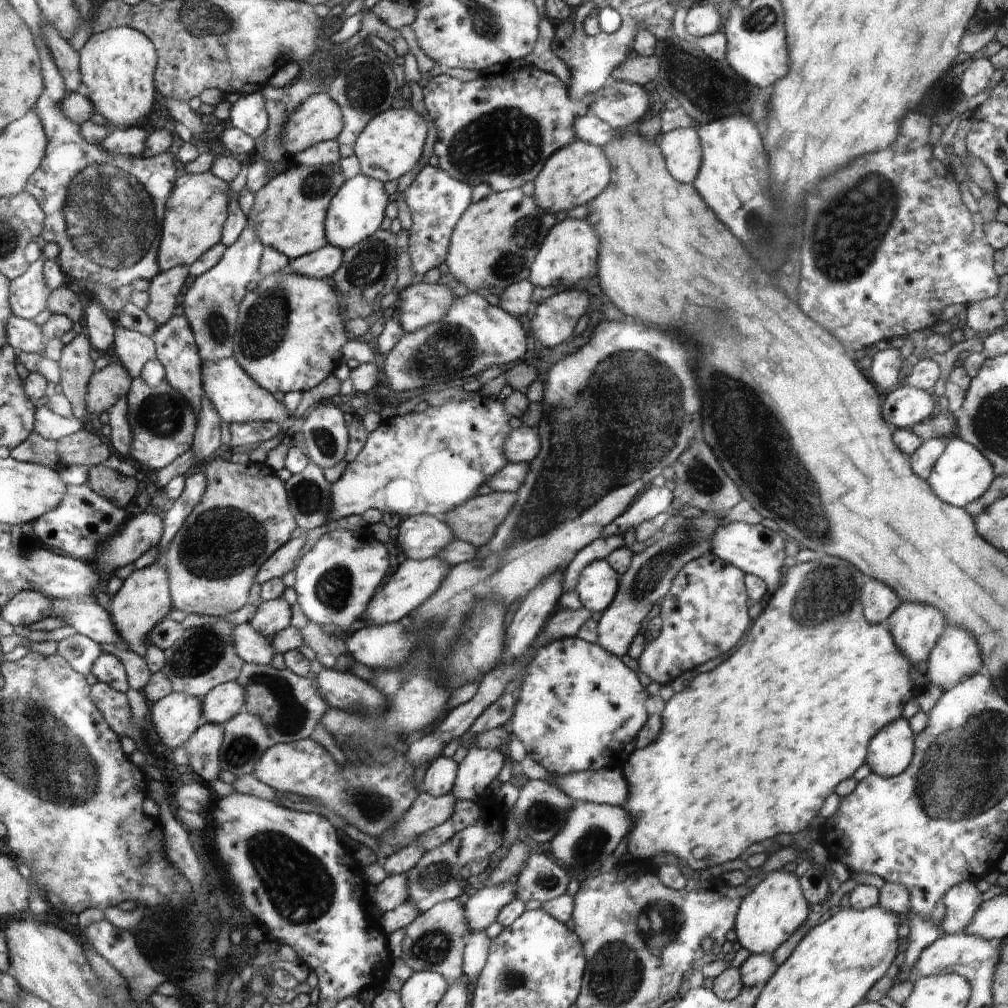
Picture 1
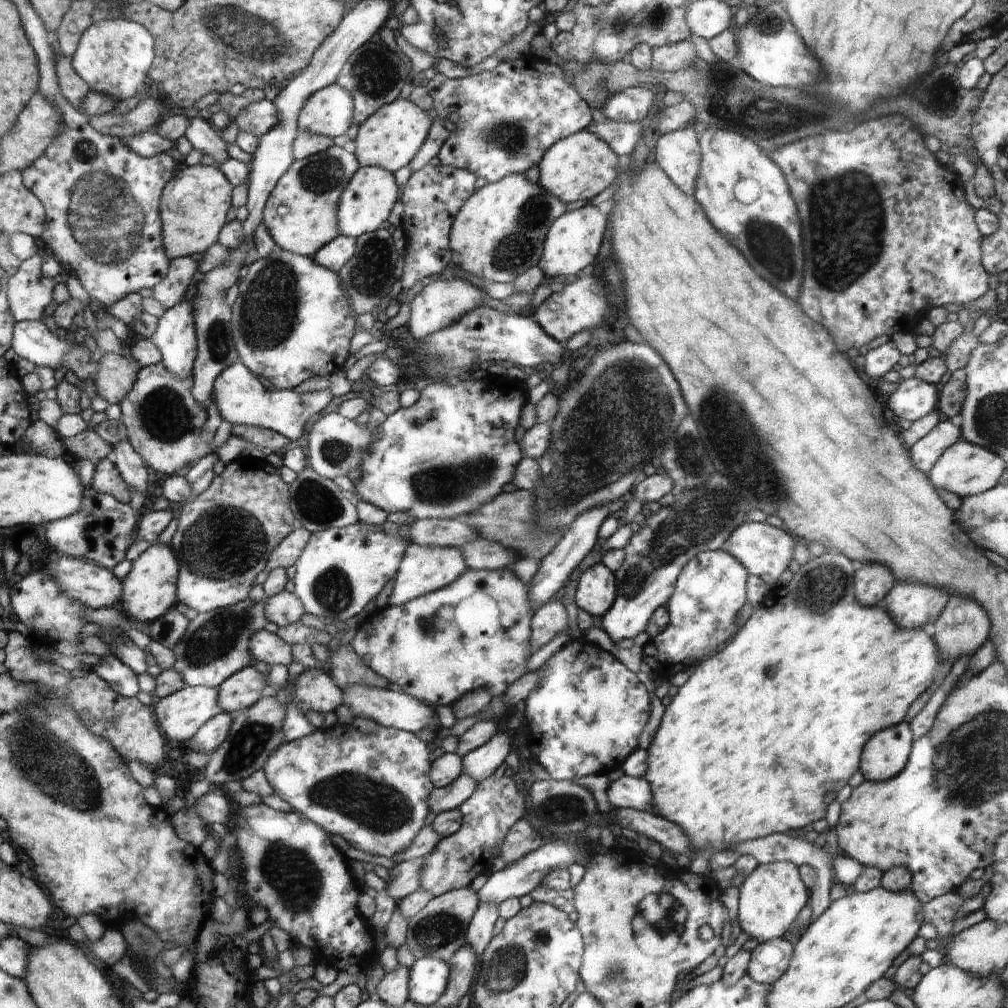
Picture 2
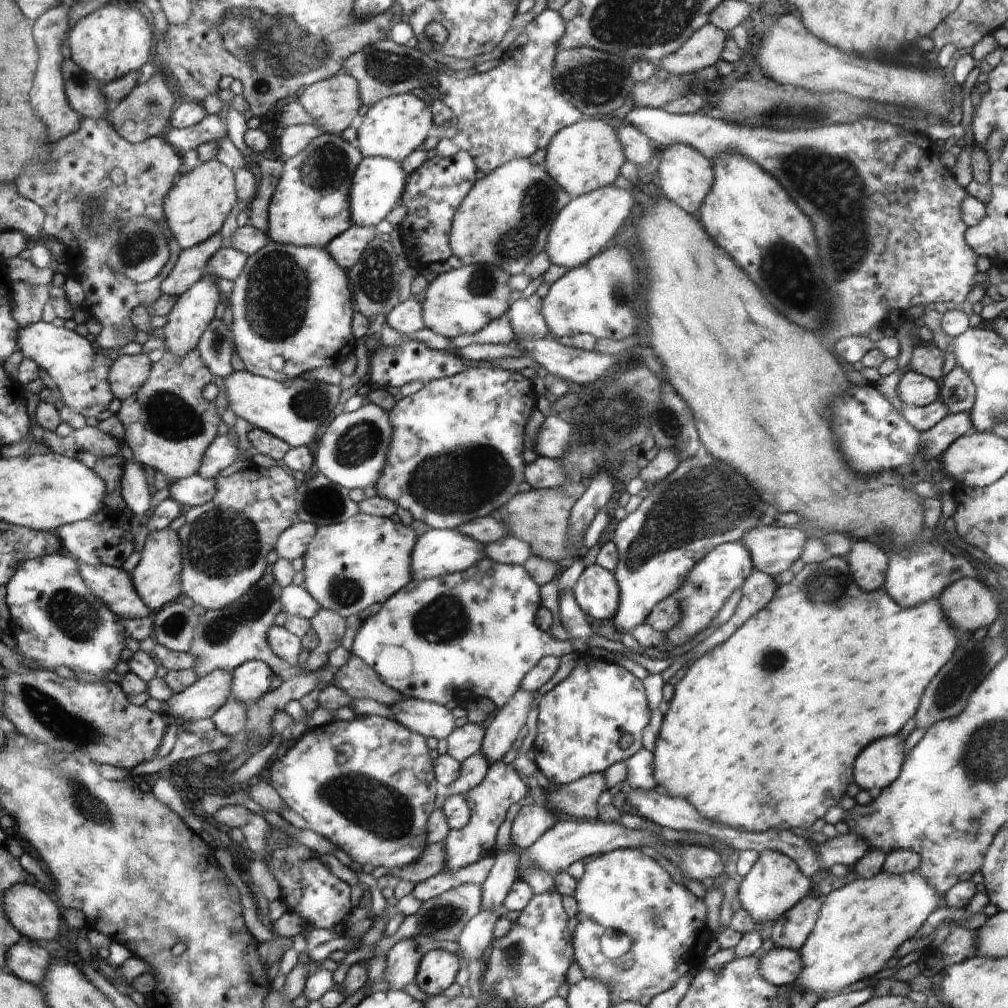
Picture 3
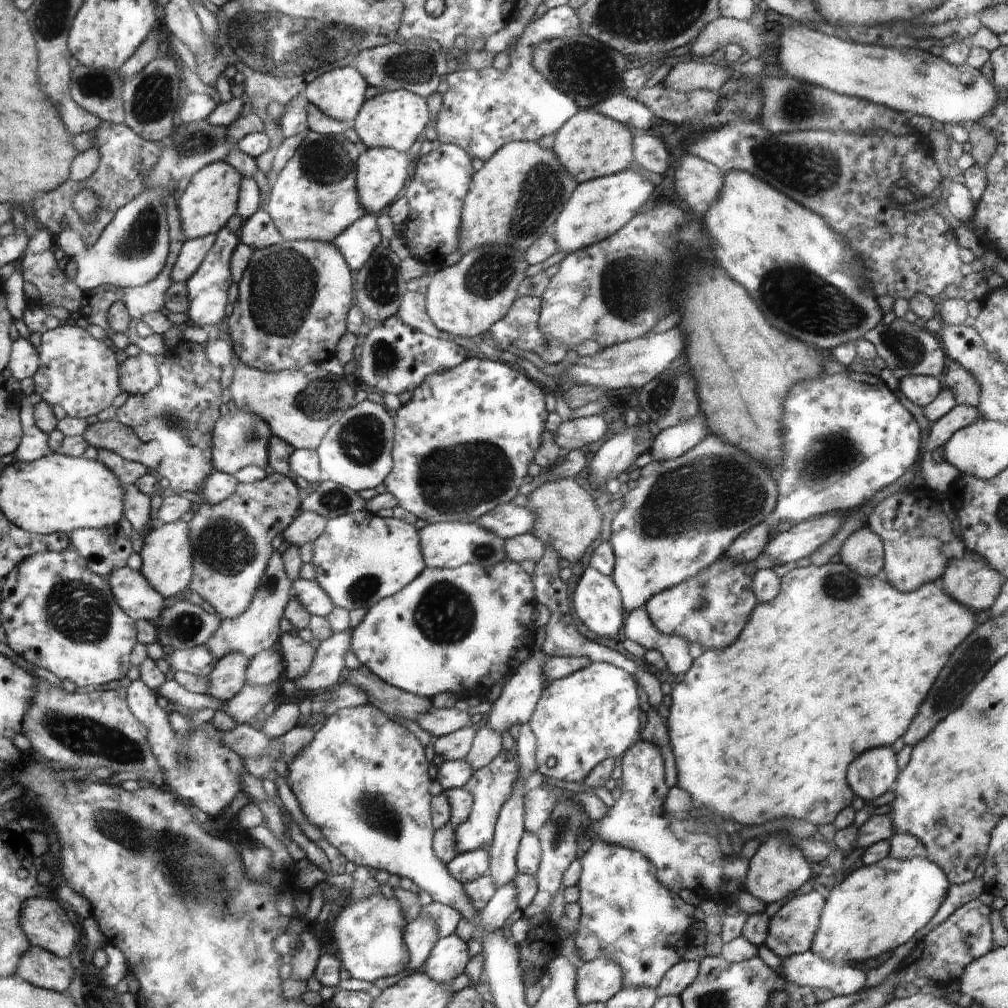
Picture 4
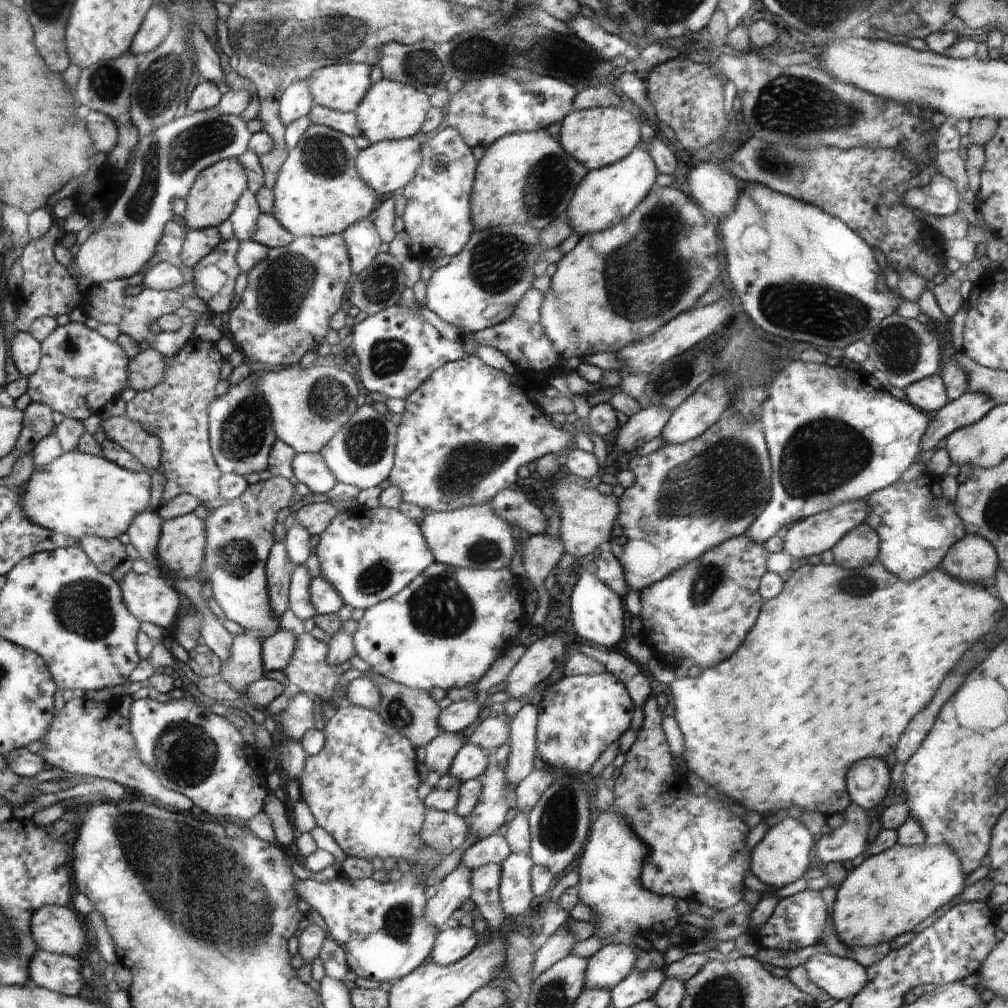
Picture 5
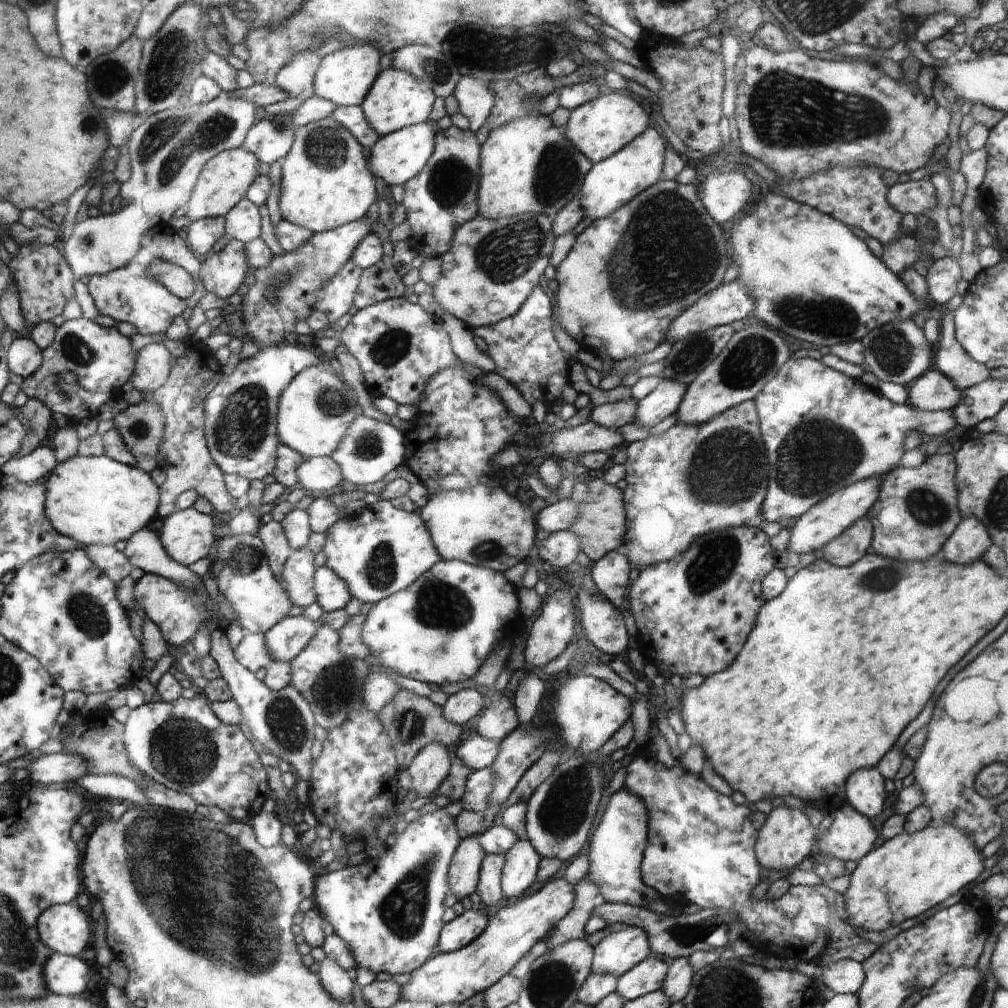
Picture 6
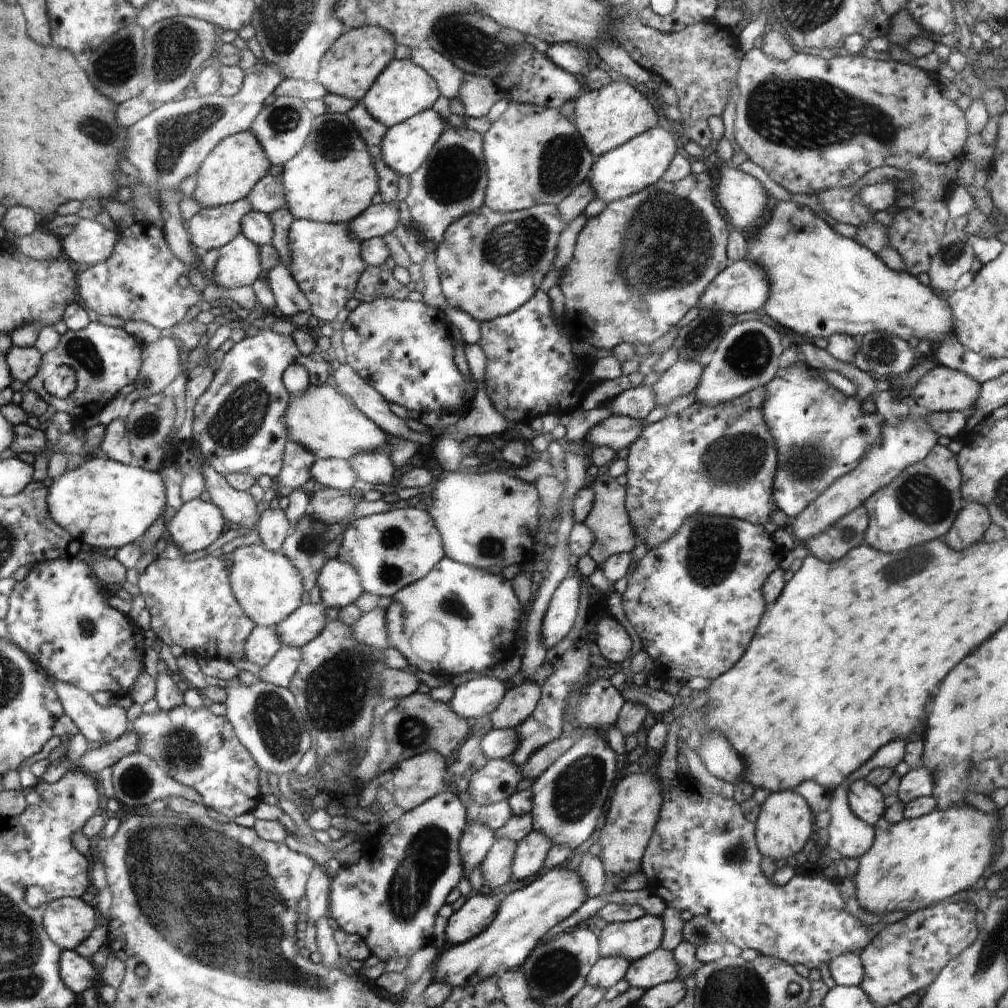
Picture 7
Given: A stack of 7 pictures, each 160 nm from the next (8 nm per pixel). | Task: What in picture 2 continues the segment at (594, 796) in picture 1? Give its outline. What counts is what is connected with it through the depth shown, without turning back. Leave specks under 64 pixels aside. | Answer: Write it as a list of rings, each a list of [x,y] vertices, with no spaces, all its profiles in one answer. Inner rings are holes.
[[[624,775],[607,786],[608,800],[612,808],[634,808],[639,811],[651,812],[650,786],[642,778]]]

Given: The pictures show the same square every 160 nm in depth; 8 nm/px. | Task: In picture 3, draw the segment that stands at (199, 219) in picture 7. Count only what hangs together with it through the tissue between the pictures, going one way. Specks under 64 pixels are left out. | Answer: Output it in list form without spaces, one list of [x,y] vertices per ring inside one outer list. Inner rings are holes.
[[[220,232],[200,245],[181,251],[169,275],[161,285],[161,294],[179,297],[205,274],[205,266],[221,247]]]

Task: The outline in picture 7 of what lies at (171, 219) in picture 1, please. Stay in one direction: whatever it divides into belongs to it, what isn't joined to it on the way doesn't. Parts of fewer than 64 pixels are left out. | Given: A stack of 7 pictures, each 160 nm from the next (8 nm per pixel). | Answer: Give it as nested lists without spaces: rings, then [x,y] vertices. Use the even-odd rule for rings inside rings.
[[[248,131],[226,137],[197,170],[197,184],[193,199],[201,208],[232,205],[246,199],[254,185],[269,172],[271,162],[258,138]]]

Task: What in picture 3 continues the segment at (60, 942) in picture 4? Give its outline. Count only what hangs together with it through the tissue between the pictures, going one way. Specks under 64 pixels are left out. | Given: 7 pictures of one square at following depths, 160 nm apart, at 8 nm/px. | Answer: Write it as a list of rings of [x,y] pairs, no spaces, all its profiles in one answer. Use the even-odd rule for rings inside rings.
[[[32,884],[14,886],[6,894],[6,914],[21,936],[34,943],[52,942],[60,928],[60,910],[46,892]]]

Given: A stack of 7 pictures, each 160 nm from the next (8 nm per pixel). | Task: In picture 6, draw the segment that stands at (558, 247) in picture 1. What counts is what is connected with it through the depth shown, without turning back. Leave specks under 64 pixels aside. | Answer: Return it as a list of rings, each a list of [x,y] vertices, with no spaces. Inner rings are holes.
[[[652,125],[620,152],[594,165],[589,170],[579,194],[579,203],[586,216],[603,219],[615,210],[628,205],[633,198],[650,186],[656,185],[663,177],[665,154],[666,146],[660,137],[660,129]]]

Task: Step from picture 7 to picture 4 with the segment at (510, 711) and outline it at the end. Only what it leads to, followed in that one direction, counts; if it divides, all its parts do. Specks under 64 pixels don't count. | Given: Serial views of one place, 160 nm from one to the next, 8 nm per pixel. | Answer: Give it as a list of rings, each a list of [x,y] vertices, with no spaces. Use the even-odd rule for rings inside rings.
[[[485,726],[477,731],[464,760],[471,764],[473,771],[477,771],[484,768],[501,750],[502,737]]]

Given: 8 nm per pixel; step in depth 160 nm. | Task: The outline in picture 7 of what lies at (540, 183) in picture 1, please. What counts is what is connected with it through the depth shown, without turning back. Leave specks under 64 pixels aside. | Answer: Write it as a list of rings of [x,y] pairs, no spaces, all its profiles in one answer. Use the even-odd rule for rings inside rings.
[[[626,80],[611,81],[610,84],[598,90],[588,90],[577,98],[572,121],[585,139],[585,145],[596,157],[601,157],[612,149],[624,145],[640,133],[659,126],[658,114],[654,112],[650,102],[640,92],[636,92],[632,86],[628,86]]]

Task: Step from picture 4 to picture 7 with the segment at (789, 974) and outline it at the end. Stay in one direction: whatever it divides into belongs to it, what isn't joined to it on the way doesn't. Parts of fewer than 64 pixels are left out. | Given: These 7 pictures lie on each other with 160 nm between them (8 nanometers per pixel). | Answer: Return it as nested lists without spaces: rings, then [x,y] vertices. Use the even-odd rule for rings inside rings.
[[[854,952],[842,953],[829,963],[831,976],[837,985],[860,987],[865,980],[865,967],[861,958]]]

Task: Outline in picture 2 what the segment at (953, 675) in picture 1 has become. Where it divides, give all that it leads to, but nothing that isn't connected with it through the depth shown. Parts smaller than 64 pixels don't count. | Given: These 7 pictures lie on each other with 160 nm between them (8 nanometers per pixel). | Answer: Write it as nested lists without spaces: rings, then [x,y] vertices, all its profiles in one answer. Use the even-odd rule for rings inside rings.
[[[950,598],[944,612],[940,618],[934,622],[932,630],[933,641],[936,642],[941,663],[948,660],[948,664],[953,664],[962,658],[962,656],[973,656],[978,648],[986,642],[990,634],[990,622],[982,606],[978,606],[972,600],[962,600],[962,598]]]

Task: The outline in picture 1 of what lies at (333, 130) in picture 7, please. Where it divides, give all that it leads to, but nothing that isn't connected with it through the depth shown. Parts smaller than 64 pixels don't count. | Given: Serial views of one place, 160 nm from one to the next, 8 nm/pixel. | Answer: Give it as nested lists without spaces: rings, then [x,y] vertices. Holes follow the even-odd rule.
[[[298,164],[278,173],[266,186],[255,192],[255,201],[248,219],[256,227],[263,246],[281,252],[291,261],[327,244],[325,222],[328,207],[331,206],[332,198],[340,192],[342,184],[345,184],[339,164]]]

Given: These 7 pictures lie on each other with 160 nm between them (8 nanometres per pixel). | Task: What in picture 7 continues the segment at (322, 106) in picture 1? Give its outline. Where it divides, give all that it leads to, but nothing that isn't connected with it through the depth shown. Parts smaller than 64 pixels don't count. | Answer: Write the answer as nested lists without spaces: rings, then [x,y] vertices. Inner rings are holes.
[[[366,25],[348,29],[337,38],[336,44],[325,54],[315,81],[322,85],[328,93],[340,95],[356,102],[361,101],[378,75],[395,58],[396,45],[394,35],[382,27]]]

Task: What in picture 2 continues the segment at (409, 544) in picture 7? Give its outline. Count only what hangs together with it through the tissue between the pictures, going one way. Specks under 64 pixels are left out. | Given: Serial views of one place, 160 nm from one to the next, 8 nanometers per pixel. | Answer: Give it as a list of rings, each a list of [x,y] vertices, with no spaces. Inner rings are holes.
[[[360,520],[347,527],[328,527],[311,533],[308,544],[295,562],[293,578],[294,593],[305,611],[329,625],[333,620],[356,616],[372,598],[376,599],[390,578],[396,578],[408,546],[403,532],[401,535],[390,538],[380,526]]]

